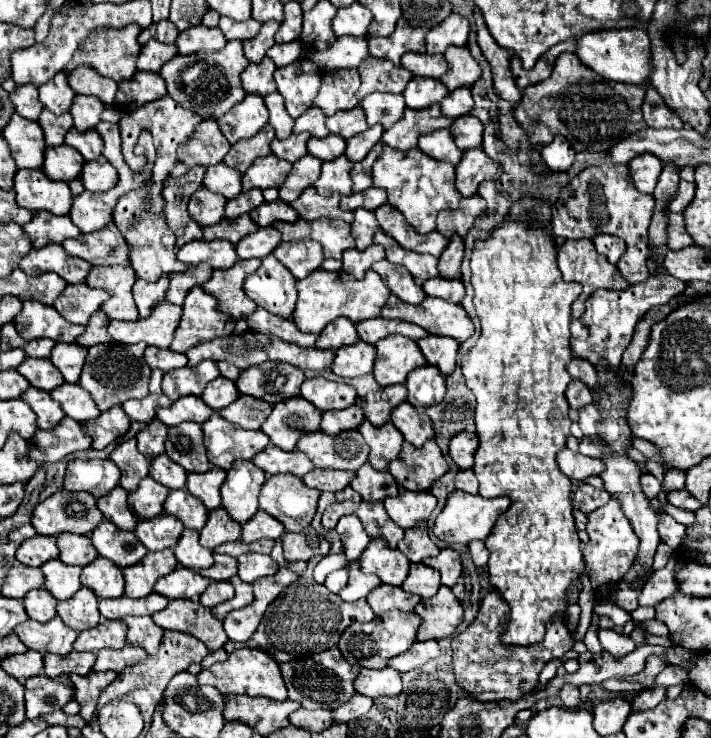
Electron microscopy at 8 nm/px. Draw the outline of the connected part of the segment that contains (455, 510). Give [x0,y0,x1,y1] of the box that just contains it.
[433,490,509,544]

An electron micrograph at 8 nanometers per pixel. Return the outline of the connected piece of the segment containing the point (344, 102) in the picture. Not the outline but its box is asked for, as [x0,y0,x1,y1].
[313,68,359,116]

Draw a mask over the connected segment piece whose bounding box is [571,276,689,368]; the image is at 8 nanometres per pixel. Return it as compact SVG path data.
M651 276L645 282L639 282L635 286L629 286L627 290L599 290L593 296L587 298L587 310L579 320L571 322L571 350L575 358L589 360L593 366L599 364L599 360L607 360L609 368L619 366L621 356L631 342L633 330L641 316L657 308L661 304L667 304L671 298L679 296L689 282L671 278L671 276Z

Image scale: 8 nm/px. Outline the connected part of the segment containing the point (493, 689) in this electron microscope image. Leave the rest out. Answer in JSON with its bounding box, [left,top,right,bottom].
[453,592,573,702]

